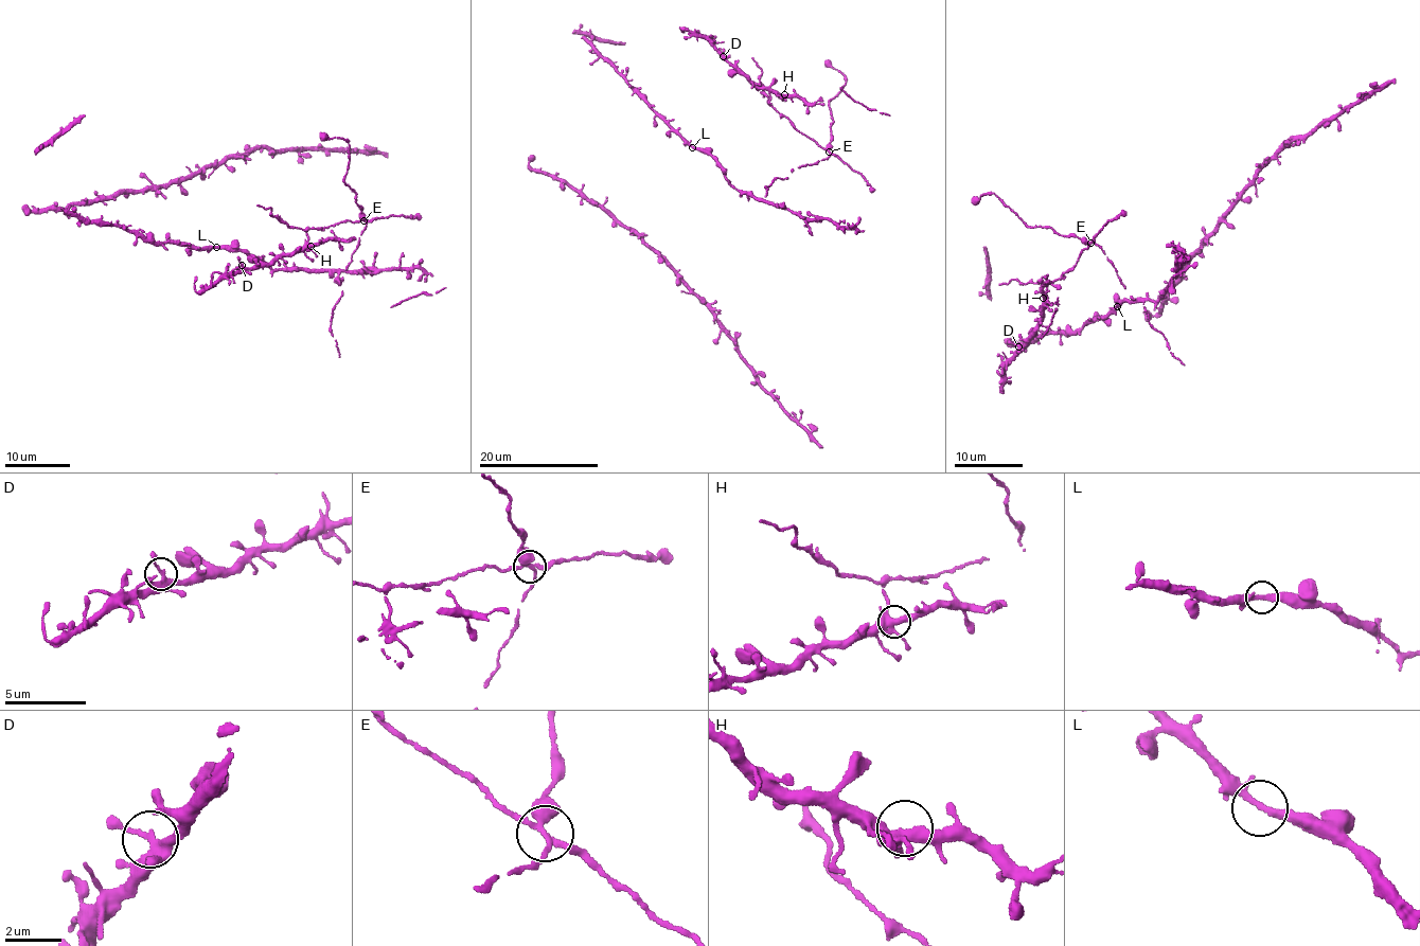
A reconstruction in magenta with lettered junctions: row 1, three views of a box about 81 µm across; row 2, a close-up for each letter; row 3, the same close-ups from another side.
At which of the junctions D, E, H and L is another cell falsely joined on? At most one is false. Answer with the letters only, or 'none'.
E

